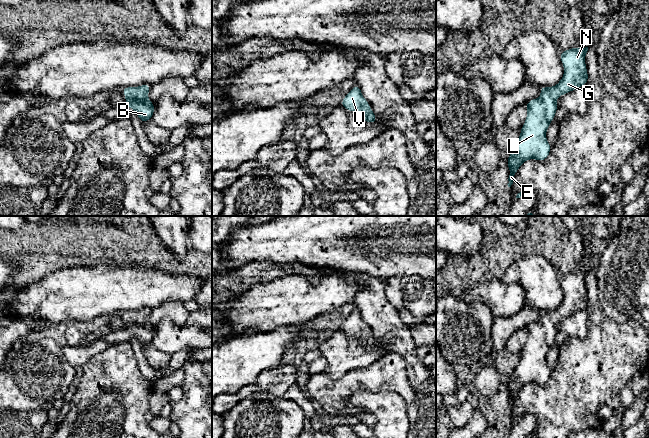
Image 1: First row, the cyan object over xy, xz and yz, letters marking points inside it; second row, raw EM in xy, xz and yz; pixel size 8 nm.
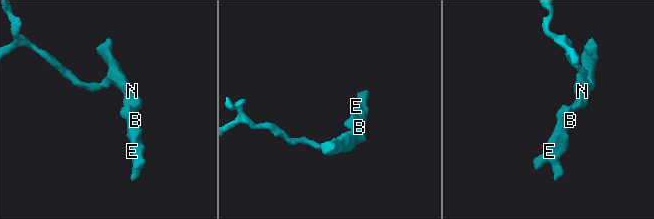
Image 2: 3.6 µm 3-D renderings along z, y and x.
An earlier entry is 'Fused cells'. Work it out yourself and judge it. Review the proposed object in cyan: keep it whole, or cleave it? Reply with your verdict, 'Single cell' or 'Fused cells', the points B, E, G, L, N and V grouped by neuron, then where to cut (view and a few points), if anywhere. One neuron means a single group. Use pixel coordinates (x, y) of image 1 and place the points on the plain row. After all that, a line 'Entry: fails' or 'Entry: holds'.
Single cell. Groups: B E G L N V. No split
Entry: fails

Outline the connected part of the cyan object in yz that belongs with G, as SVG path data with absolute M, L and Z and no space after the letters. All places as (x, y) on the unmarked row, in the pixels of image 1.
M588 271L570 272L560 276L564 299L553 311L541 311L541 321L526 327L527 342L507 388L510 394L508 411L511 411L518 392L529 383L543 386L550 378L551 370L546 363L546 355L558 332L556 322L587 308L588 297L585 279Z

